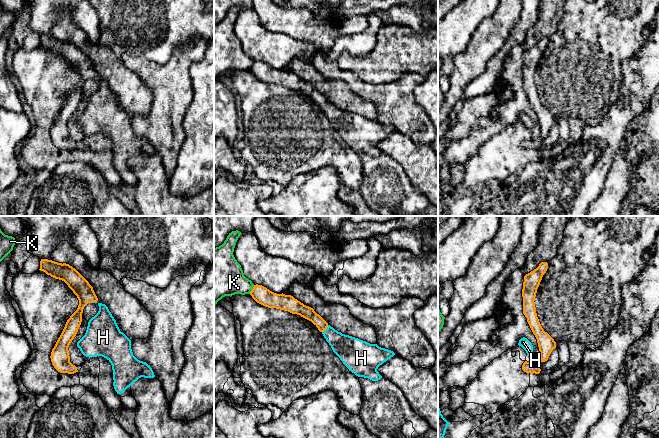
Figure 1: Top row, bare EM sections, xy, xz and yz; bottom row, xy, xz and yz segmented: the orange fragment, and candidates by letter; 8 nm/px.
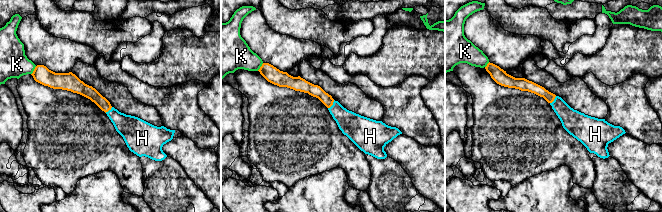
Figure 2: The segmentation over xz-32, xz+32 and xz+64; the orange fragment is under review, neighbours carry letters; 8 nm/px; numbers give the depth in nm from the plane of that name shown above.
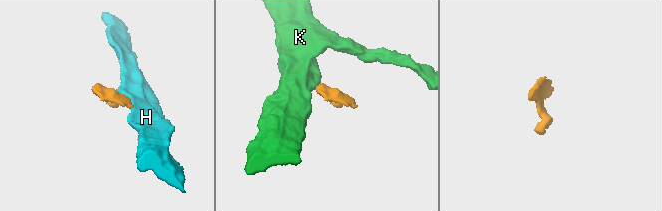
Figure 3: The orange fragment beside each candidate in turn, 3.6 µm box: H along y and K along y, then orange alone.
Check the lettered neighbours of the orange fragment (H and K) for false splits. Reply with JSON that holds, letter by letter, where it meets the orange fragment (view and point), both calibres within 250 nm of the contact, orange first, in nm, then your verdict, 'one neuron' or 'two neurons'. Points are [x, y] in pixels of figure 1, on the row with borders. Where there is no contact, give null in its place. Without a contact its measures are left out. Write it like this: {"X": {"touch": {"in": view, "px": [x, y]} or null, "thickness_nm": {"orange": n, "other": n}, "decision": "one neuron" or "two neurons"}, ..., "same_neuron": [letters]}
{"H": {"touch": {"in": "xz", "px": [325, 329]}, "thickness_nm": {"orange": 100, "other": 220}, "decision": "one neuron"}, "K": {"touch": {"in": "xz", "px": [252, 289]}, "thickness_nm": {"orange": 140, "other": 300}, "decision": "two neurons"}, "same_neuron": ["H"]}

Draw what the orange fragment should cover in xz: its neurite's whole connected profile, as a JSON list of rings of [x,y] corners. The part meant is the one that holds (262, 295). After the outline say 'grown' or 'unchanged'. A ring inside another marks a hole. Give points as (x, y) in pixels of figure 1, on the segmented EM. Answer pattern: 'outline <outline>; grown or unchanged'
outline [[[258,284],[254,285],[250,295],[265,307],[288,311],[311,321],[343,364],[358,377],[372,381],[380,380],[382,376],[377,371],[378,367],[395,355],[393,351],[381,348],[377,344],[370,344],[338,332],[313,308],[304,305],[291,295],[277,294]]]; grown

